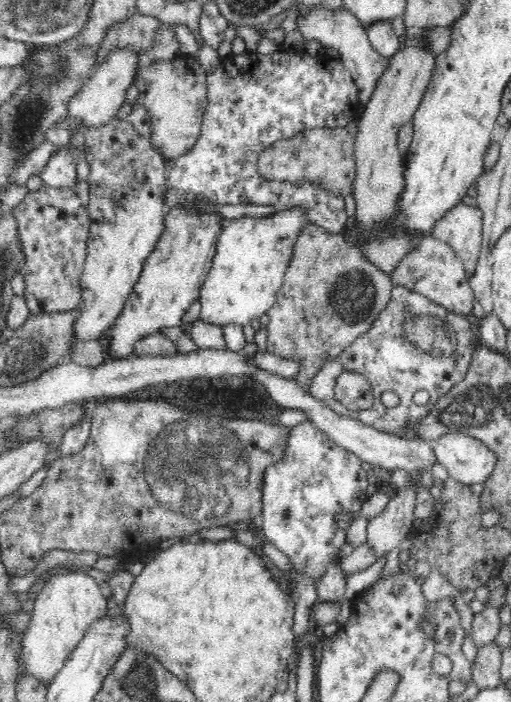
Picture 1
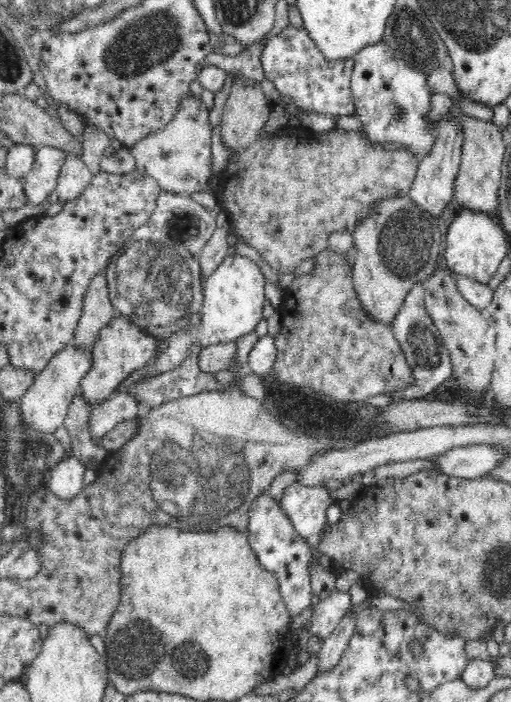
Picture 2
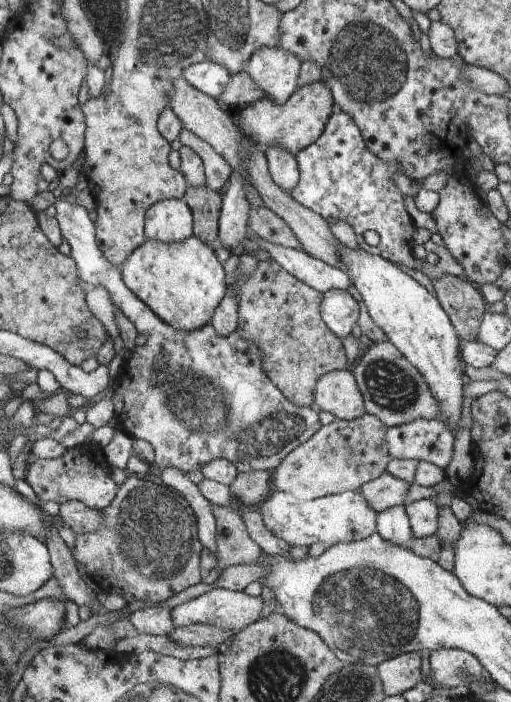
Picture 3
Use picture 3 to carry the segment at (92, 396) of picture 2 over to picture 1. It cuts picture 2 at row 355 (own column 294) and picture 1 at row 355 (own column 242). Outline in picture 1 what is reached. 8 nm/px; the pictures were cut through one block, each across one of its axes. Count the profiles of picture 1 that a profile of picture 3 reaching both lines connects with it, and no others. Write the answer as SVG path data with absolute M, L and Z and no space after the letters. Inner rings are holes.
M173 205L166 209L164 230L157 240L153 251L144 261L139 280L125 302L121 315L115 320L115 326L110 332L108 359L127 359L134 352L134 344L148 334L160 333L164 328L180 326L184 328L182 316L200 296L201 284L211 268L212 259L216 252L217 240L223 230L223 217L214 209L196 209L194 205Z

